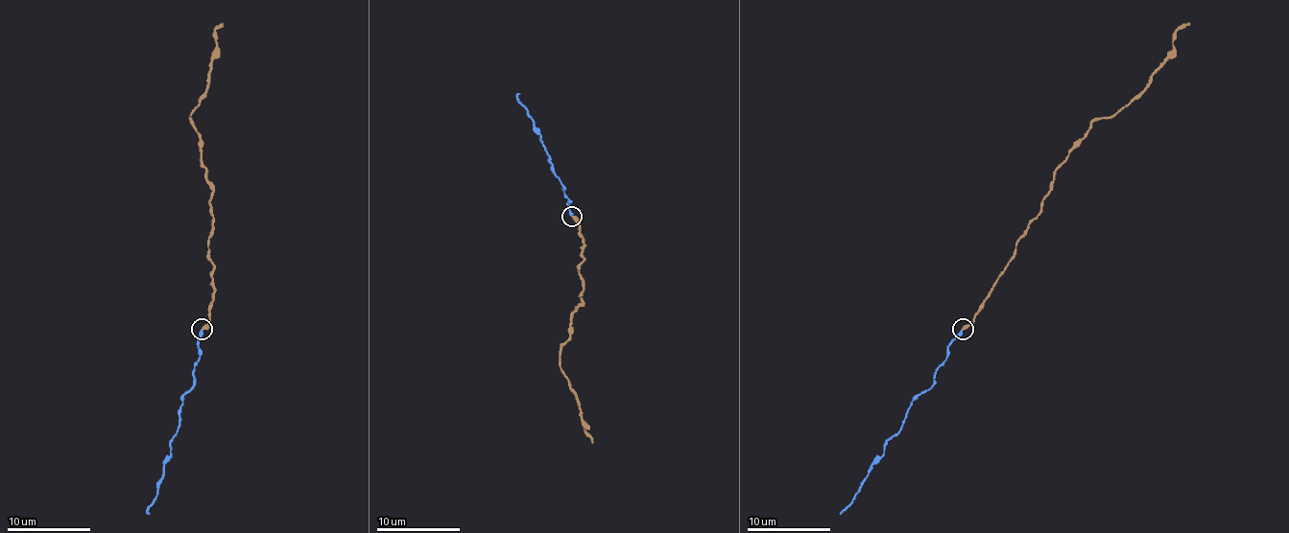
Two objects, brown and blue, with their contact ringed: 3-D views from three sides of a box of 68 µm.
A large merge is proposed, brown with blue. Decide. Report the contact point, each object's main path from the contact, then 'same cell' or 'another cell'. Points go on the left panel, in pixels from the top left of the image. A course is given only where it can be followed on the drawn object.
at (202, 329); brown runs (202, 329), (214, 289), (208, 254), (212, 186), (189, 118), (206, 88), (214, 31), (223, 22); blue runs (202, 329), (194, 385), (183, 396), (171, 455), (156, 499), (146, 514); another cell

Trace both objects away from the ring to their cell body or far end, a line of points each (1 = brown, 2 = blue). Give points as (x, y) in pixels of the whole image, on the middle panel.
1: (572, 216), (584, 244), (578, 267), (583, 303), (561, 346), (560, 365), (593, 442)
2: (572, 216), (568, 205), (570, 201), (553, 172), (540, 134), (515, 93)

